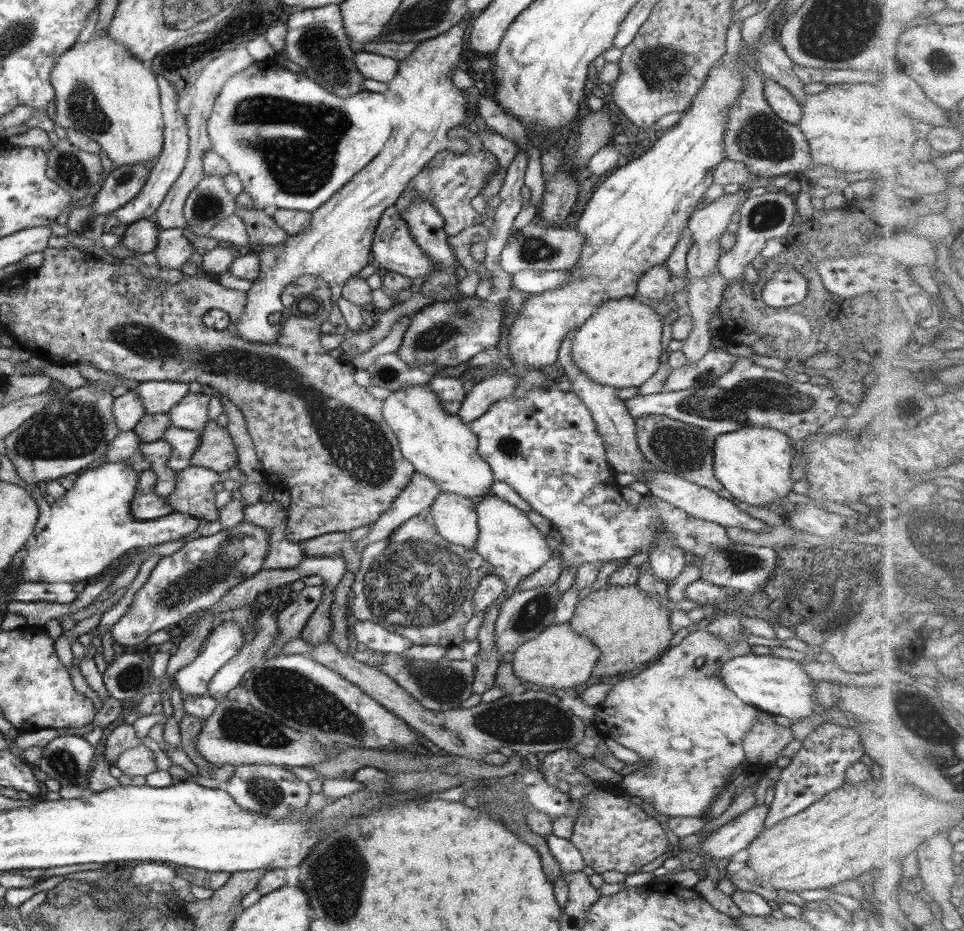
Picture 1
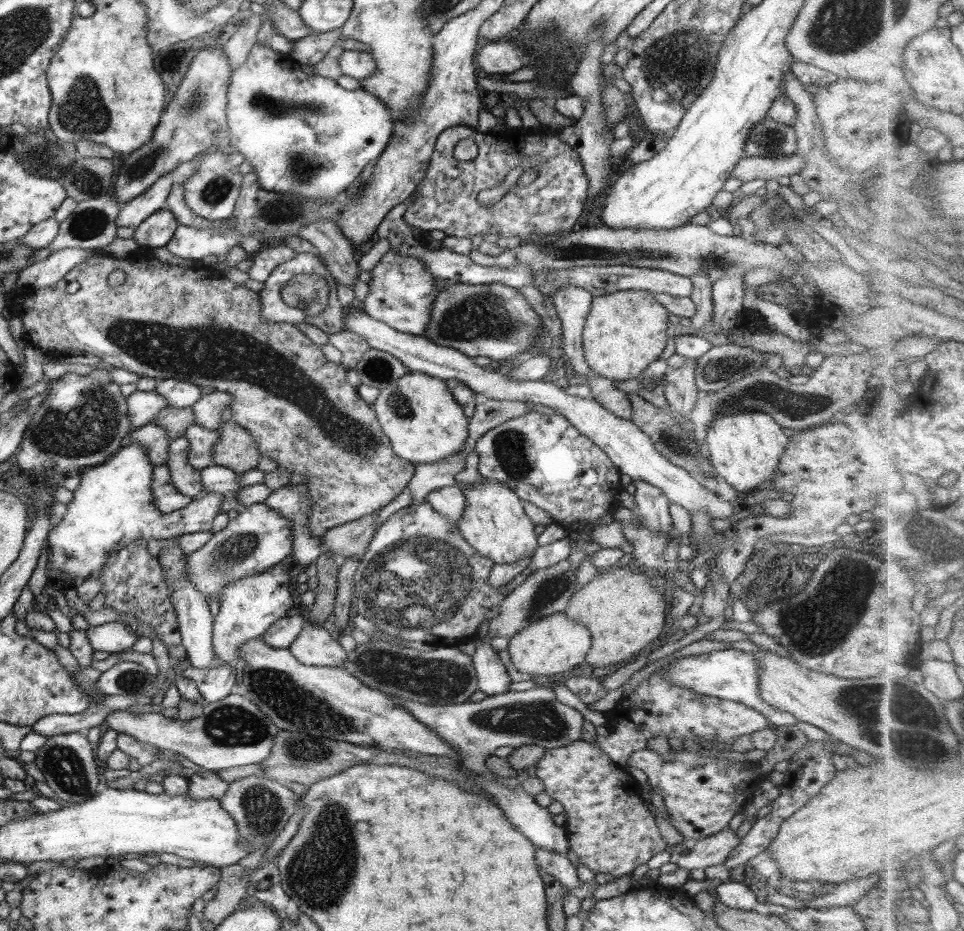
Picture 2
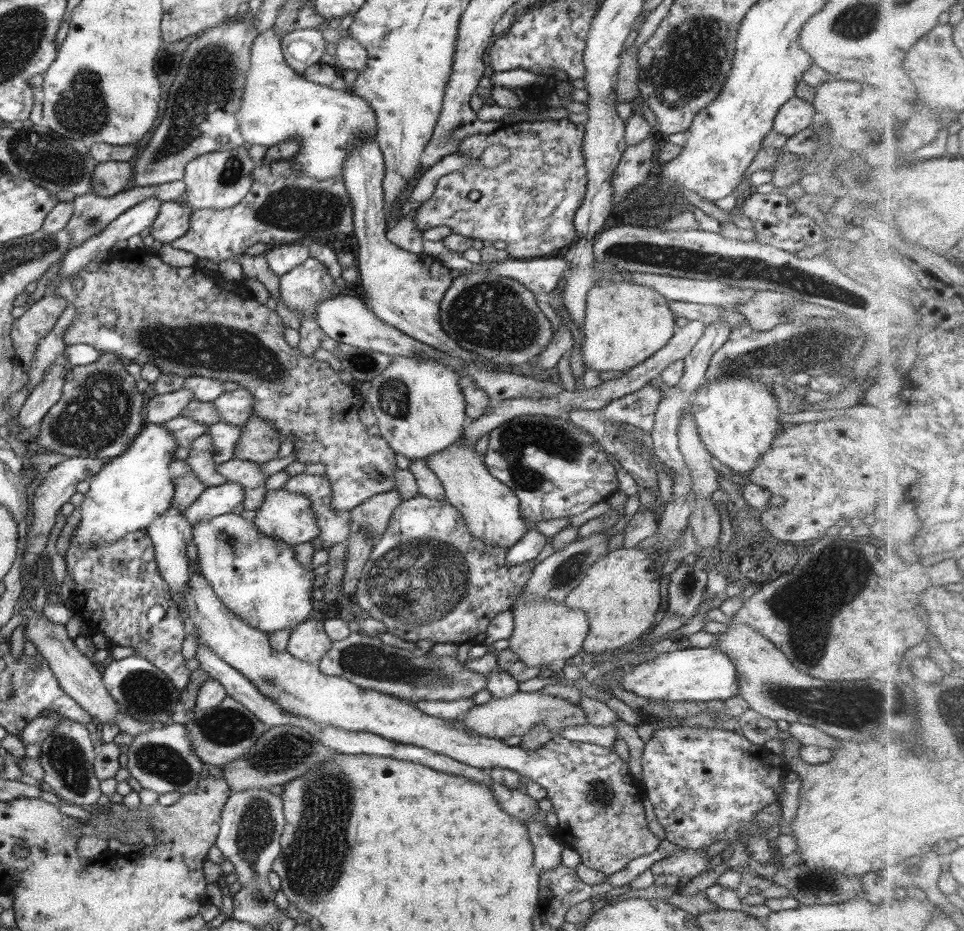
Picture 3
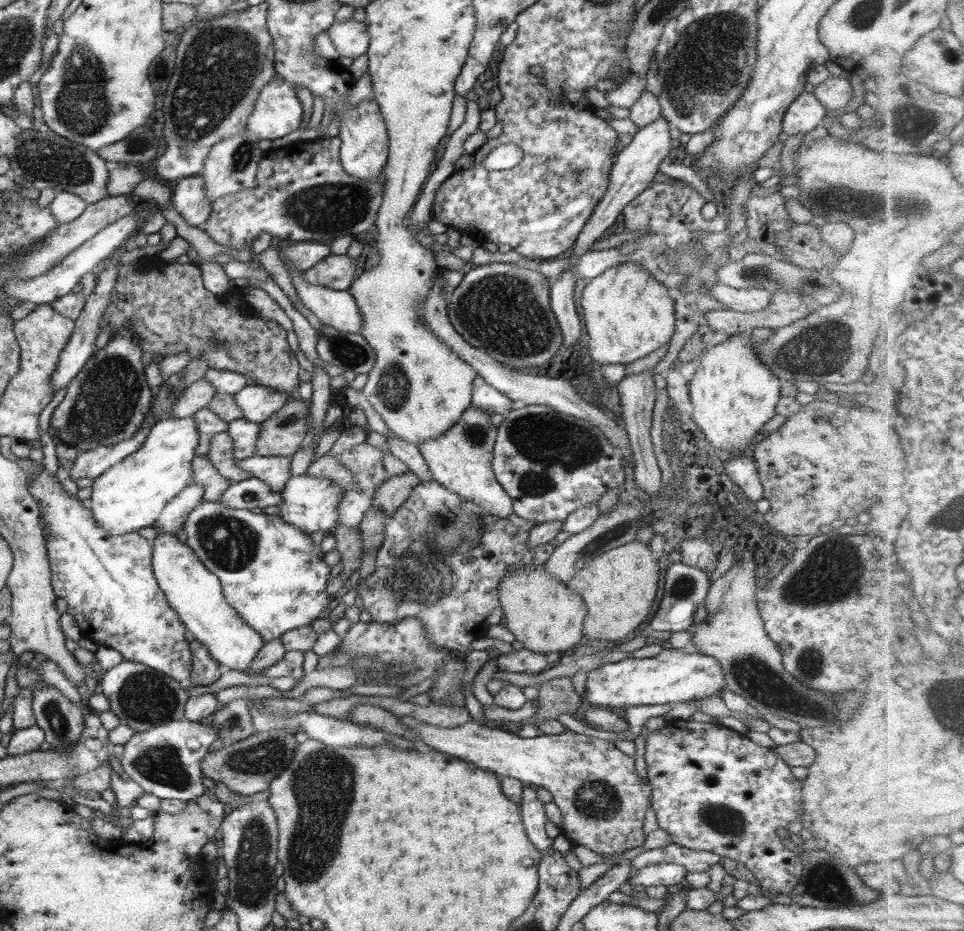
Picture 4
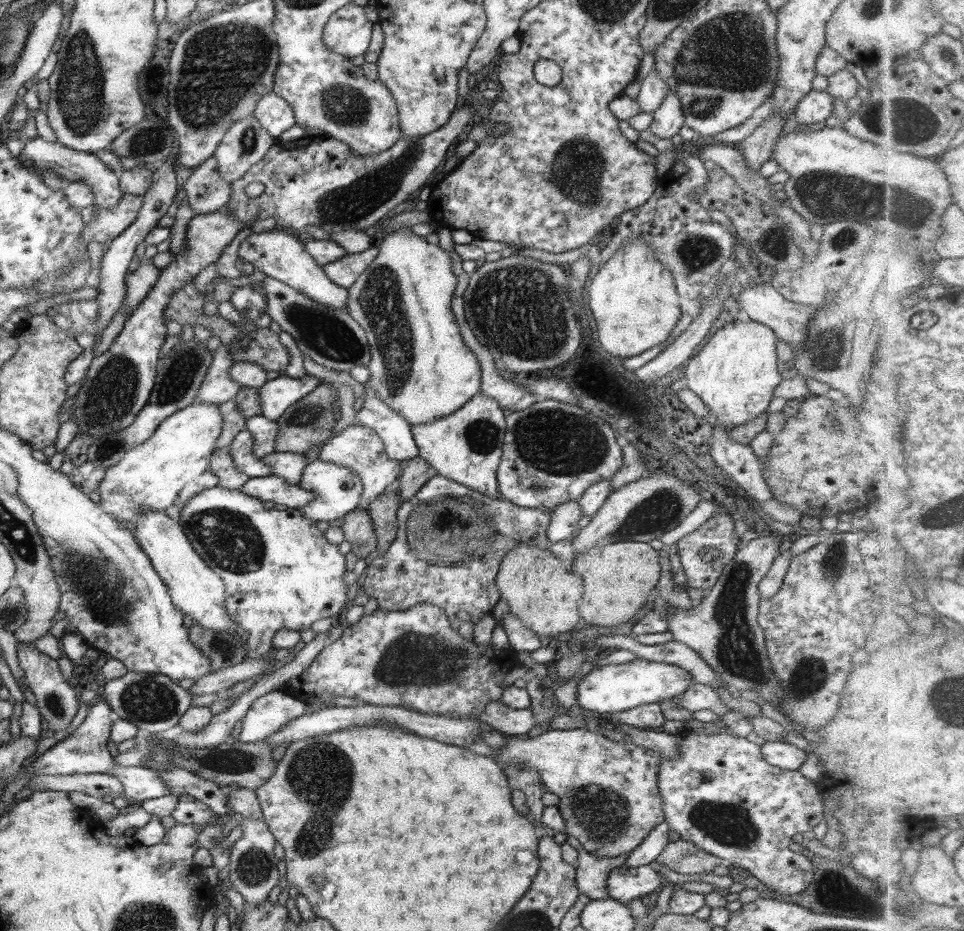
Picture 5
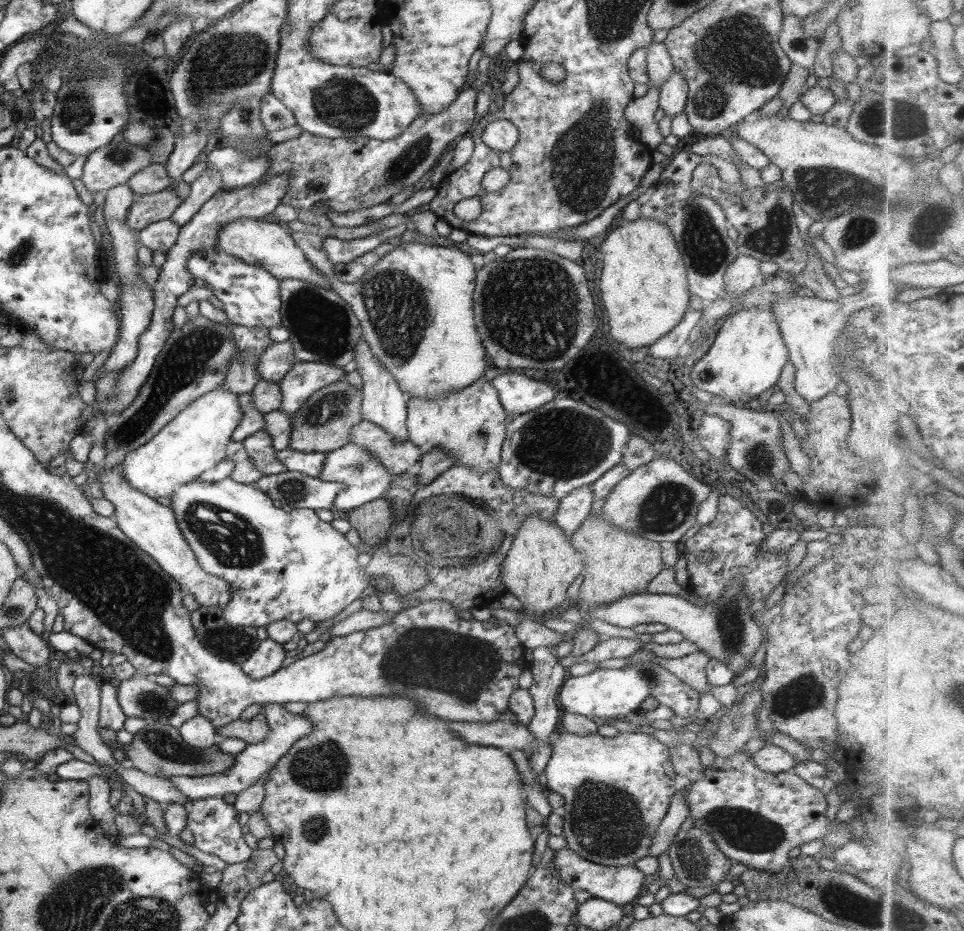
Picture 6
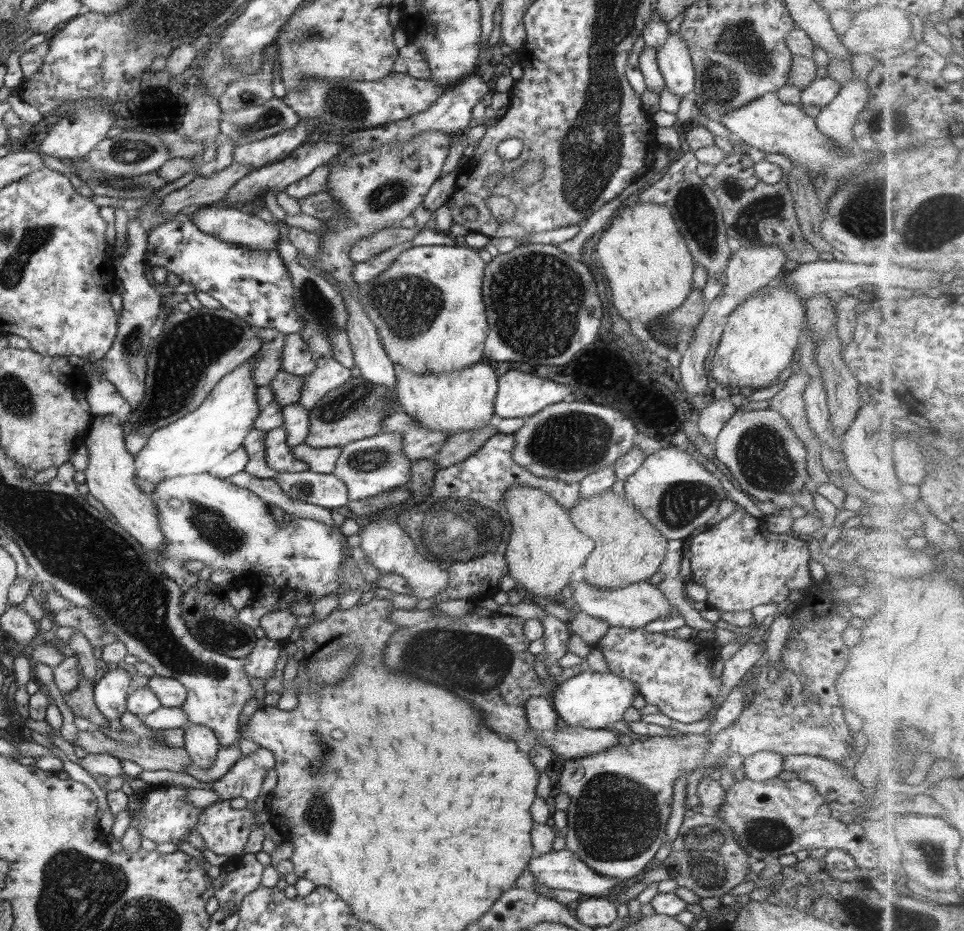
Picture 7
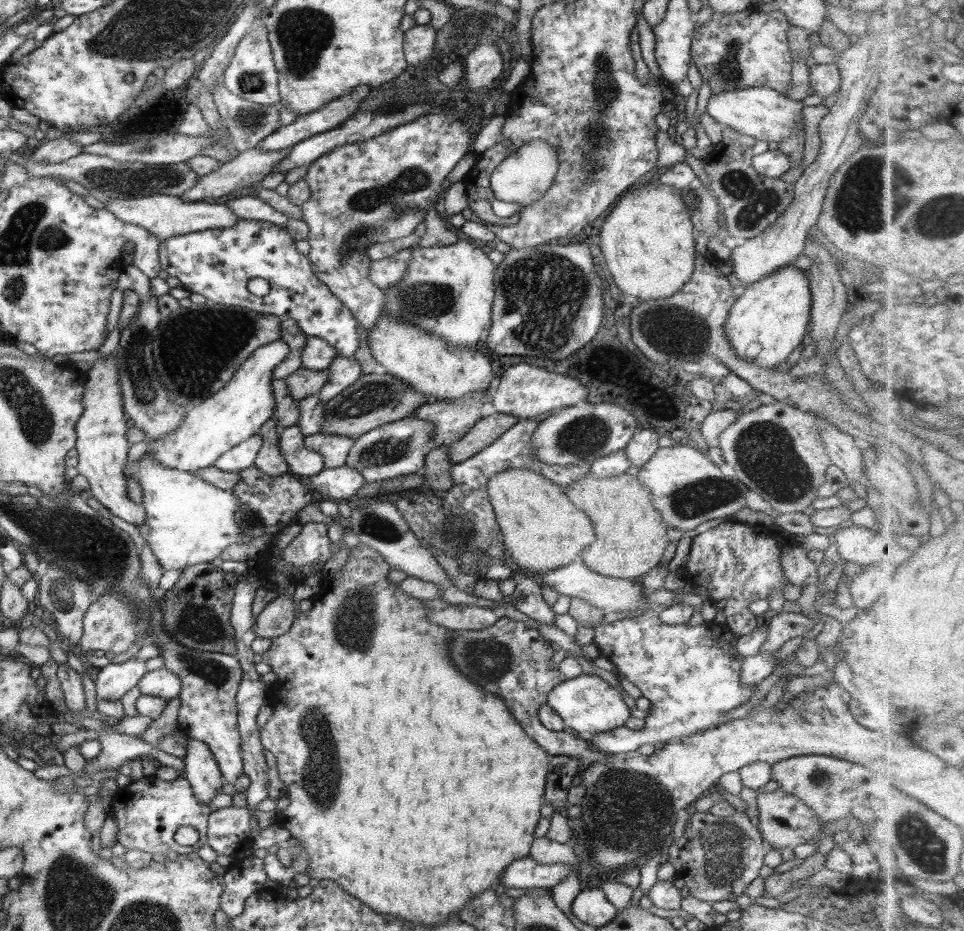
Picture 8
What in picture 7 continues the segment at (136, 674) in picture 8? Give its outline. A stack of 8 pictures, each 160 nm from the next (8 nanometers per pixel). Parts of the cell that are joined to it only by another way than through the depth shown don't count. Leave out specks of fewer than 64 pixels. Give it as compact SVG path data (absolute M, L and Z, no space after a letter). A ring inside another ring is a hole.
M103 668L100 682L93 686L95 706L108 720L120 719L127 711L128 690L131 675L122 668Z

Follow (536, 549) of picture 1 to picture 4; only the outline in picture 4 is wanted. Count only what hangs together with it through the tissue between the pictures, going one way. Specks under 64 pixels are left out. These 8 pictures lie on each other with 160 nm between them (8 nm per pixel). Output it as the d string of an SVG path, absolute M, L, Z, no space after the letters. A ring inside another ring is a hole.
M471 404L444 434L419 442L417 447L428 463L434 481L501 519L512 513L513 500L496 480L492 468L492 450L498 426L492 423L492 415L487 410Z

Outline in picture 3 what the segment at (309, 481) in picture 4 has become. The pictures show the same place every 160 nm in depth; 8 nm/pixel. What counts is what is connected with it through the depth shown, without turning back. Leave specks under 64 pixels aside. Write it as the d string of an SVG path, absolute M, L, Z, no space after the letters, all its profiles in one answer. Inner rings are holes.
M286 489L269 490L264 502L256 510L257 515L253 519L255 527L264 536L293 547L302 544L302 542L312 542L319 536L320 527L309 504L311 504L311 500L307 496L291 493Z

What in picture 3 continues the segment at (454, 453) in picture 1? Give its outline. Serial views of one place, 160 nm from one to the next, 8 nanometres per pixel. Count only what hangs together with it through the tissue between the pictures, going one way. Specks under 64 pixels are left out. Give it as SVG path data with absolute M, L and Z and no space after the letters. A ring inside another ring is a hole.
M392 356L392 362L370 381L370 389L363 402L368 402L377 418L379 436L385 438L395 454L402 454L410 460L427 460L432 454L446 450L448 445L458 441L465 432L468 416L465 413L466 401L460 379L462 371L451 369L434 359Z

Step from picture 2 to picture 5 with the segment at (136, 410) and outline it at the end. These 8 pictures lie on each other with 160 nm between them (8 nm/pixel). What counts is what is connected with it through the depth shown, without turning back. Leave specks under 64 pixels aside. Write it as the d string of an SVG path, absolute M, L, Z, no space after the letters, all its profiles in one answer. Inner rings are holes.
M220 345L213 354L212 364L195 400L219 405L234 399L242 387L230 376L229 370L234 363L229 348Z

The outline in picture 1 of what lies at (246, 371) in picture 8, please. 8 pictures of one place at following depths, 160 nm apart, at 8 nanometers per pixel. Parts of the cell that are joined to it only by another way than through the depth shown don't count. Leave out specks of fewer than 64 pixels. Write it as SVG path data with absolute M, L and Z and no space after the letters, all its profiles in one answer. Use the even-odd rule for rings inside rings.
M110 462L110 463L102 463L97 466L93 466L91 469L88 469L83 475L80 475L77 480L74 481L74 485L72 488L68 489L61 499L50 500L50 521L46 528L39 533L38 535L32 535L31 540L28 541L28 546L25 546L24 552L22 555L22 560L18 561L17 567L17 582L44 582L47 583L77 583L88 581L94 581L102 574L113 567L120 559L122 559L123 555L128 552L128 550L132 550L132 548L144 548L156 546L158 544L164 544L164 542L172 542L172 540L179 540L182 536L187 536L193 534L197 531L198 526L202 522L200 519L196 519L195 516L179 513L179 512L171 512L170 514L166 514L162 518L149 520L149 521L141 521L140 519L136 519L135 516L131 513L132 501L136 494L136 485L138 484L139 473L137 470L134 470L128 463L126 462Z

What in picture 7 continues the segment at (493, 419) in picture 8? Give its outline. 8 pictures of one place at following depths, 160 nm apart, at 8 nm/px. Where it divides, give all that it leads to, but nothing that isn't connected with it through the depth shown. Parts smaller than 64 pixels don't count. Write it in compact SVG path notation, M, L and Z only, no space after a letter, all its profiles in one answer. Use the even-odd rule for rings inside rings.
M494 421L490 425L450 435L440 447L435 463L443 469L462 462L475 454L496 433L498 433L498 428Z

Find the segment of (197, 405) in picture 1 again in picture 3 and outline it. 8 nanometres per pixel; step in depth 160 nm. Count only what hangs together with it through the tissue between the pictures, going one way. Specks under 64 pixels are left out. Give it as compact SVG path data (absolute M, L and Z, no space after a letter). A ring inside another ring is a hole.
M242 386L230 392L225 392L216 400L214 406L222 415L222 421L242 426L253 415L252 393Z

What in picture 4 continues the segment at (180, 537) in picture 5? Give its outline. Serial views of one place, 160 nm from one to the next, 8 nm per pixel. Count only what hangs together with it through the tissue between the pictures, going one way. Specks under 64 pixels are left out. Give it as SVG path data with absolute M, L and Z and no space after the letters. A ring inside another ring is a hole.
M158 531L156 538L151 541L152 556L151 565L154 576L162 589L168 604L179 614L180 620L185 624L187 630L190 630L196 640L204 643L204 646L210 651L210 656L226 666L227 670L238 670L248 676L263 676L270 679L281 677L292 677L295 682L295 688L299 689L299 684L304 680L303 662L305 654L300 650L286 651L283 661L276 663L270 669L262 670L262 673L256 673L256 670L250 669L250 664L255 662L258 651L264 646L262 637L250 628L240 615L227 602L223 593L220 579L196 556L196 553L184 542L181 542L175 534Z

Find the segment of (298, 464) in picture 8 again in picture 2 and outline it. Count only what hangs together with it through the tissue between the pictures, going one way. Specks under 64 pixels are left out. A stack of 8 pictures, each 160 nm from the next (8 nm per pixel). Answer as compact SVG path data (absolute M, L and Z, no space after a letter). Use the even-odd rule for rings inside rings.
M186 437L172 439L171 445L168 447L166 465L169 466L174 486L191 499L199 499L207 492L201 481L201 469L193 467L192 463L188 461L190 448L190 440Z

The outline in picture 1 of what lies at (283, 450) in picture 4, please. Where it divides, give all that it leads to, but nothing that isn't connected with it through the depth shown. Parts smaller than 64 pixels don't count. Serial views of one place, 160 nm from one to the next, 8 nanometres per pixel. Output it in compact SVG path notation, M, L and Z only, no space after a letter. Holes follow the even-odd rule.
M210 421L200 431L201 439L196 452L192 455L191 464L215 470L228 472L239 463L234 444L228 429L219 426L216 421Z

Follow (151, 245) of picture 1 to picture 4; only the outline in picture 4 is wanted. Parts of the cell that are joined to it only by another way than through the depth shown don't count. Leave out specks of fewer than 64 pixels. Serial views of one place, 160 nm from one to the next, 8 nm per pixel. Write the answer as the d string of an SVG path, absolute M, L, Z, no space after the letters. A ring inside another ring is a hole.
M198 175L180 180L170 202L192 228L202 227L212 213L212 202L204 194L204 178Z

